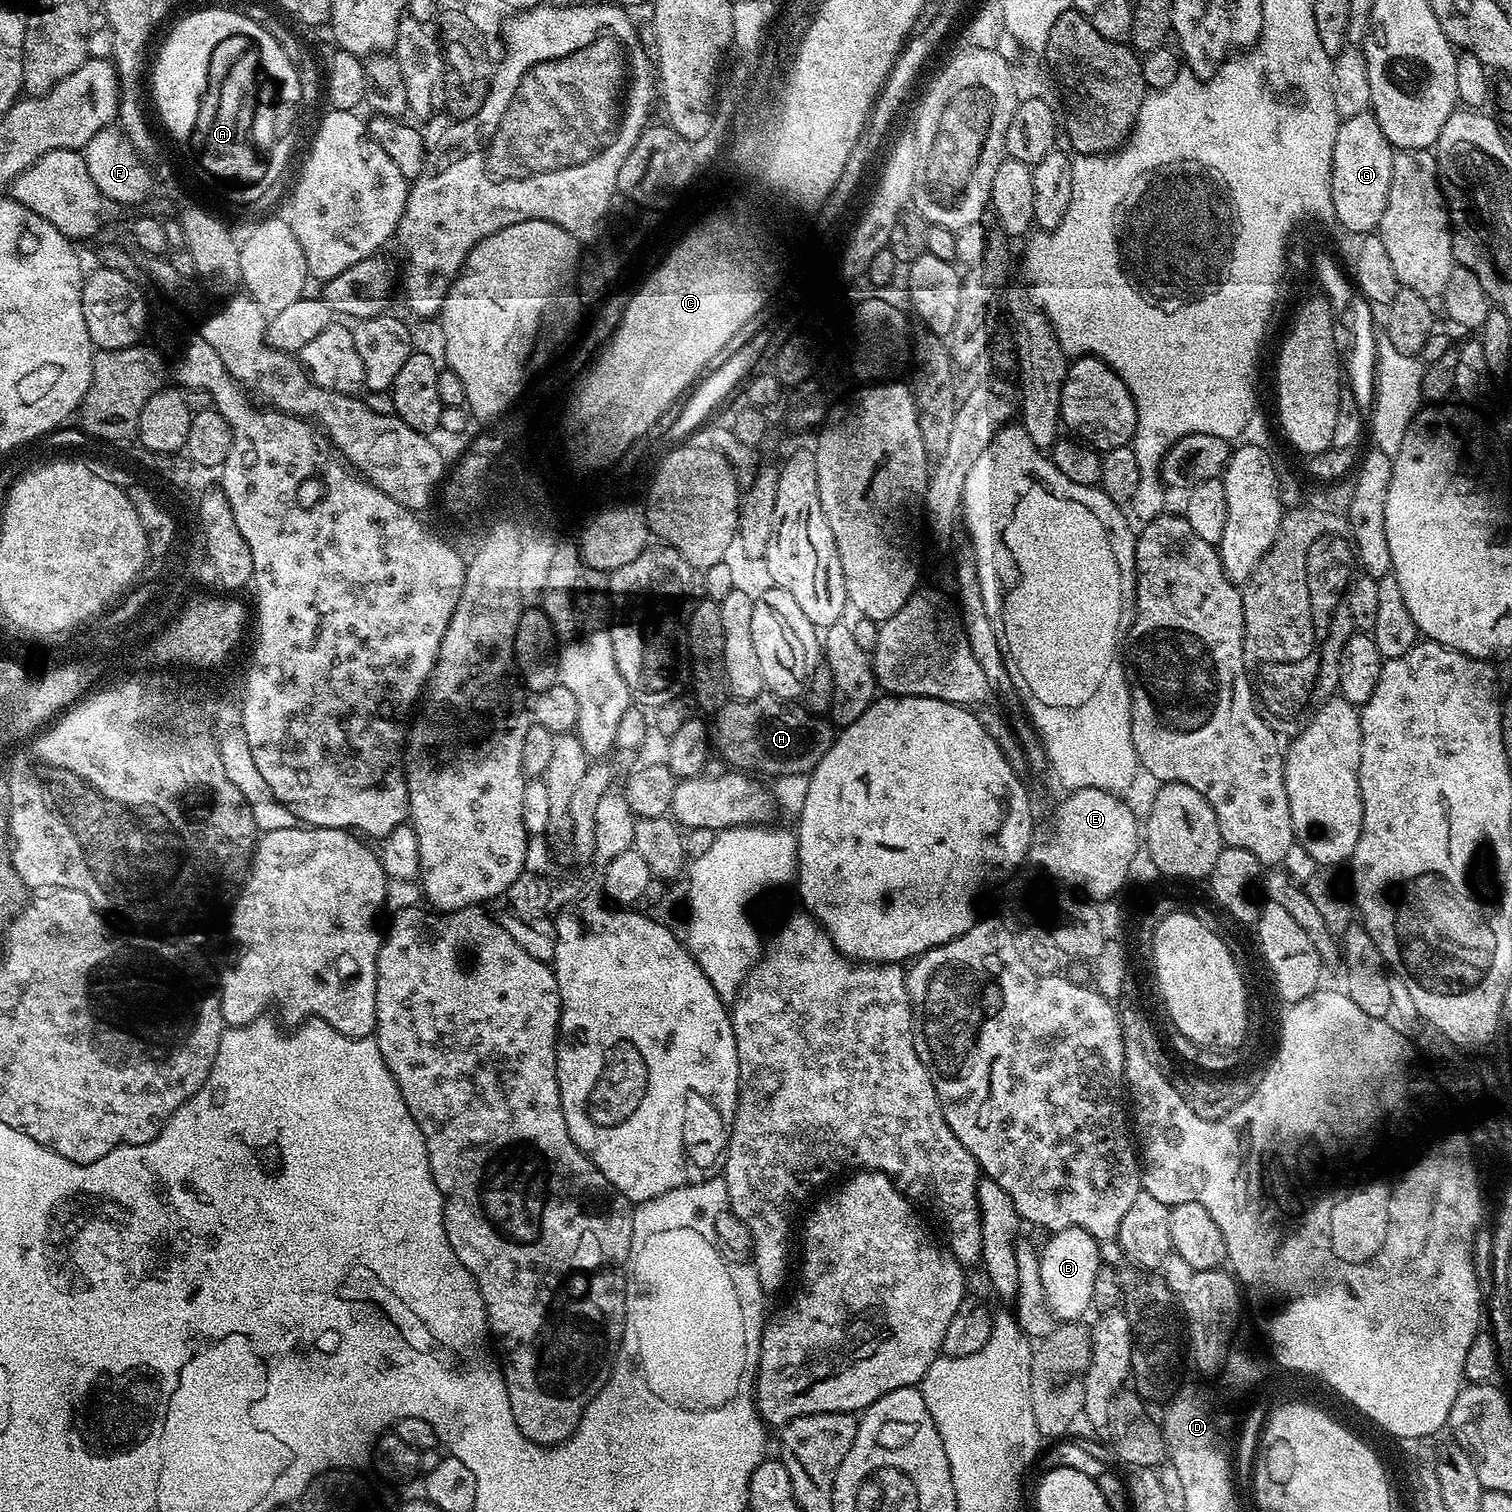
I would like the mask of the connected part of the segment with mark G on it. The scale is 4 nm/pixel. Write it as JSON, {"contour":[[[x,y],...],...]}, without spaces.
{"contour":[[[1371,110],[1340,121],[1338,138],[1334,138],[1332,155],[1332,201],[1336,224],[1343,231],[1353,234],[1372,234],[1379,229],[1382,214],[1386,210],[1386,198],[1390,194],[1390,170],[1394,166],[1393,151],[1392,144],[1386,138],[1386,134],[1382,134],[1382,126],[1378,126],[1378,118]]]}

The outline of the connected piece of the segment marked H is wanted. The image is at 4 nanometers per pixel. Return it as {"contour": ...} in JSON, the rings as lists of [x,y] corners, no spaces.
{"contour":[[[765,694],[749,700],[733,699],[715,713],[714,748],[720,751],[722,759],[736,770],[747,770],[752,774],[765,772],[769,778],[786,774],[808,774],[822,762],[826,750],[830,750],[834,739],[833,725],[823,715],[809,712],[803,703],[781,700],[779,696]]]}

